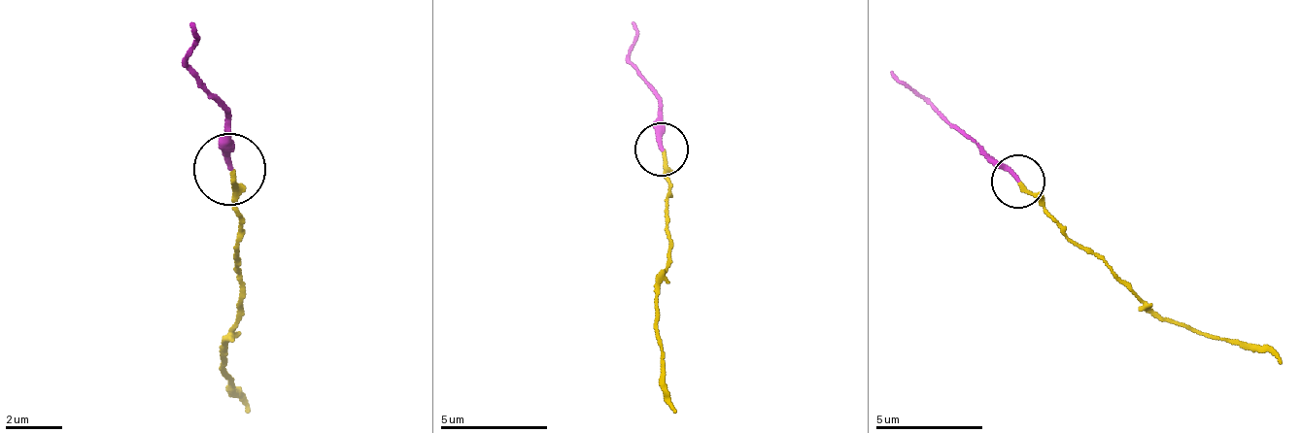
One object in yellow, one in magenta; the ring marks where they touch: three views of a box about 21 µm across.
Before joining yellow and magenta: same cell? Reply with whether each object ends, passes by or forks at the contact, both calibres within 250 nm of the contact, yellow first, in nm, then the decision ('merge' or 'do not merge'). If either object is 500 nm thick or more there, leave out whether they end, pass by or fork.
yellow ends | magenta ends | 160/200 nm | do not merge

